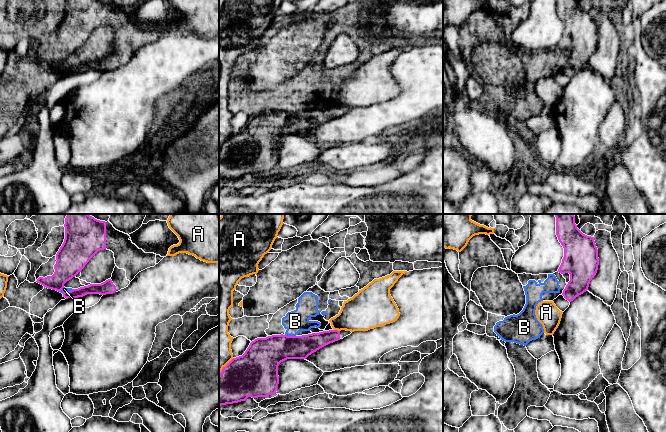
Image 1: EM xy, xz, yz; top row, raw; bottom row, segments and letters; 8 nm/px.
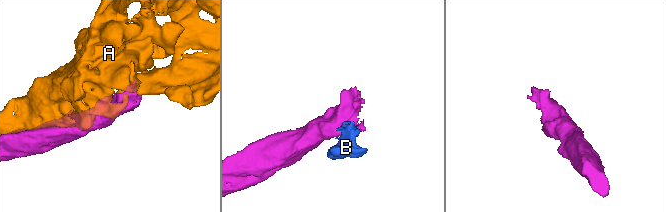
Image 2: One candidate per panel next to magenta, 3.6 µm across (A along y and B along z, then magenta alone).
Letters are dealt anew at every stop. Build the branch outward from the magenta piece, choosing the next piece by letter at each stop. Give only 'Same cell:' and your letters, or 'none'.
Same cell: none

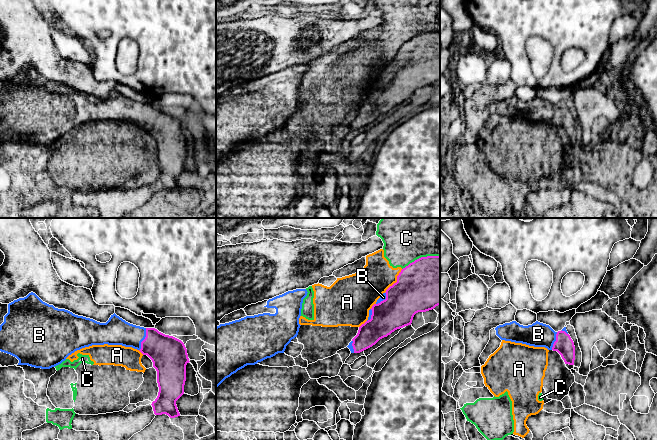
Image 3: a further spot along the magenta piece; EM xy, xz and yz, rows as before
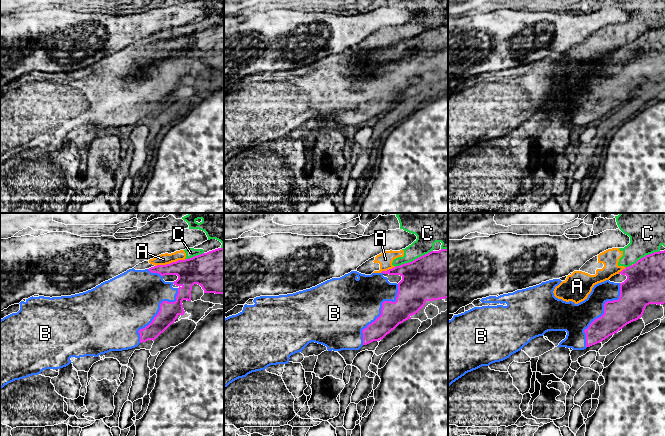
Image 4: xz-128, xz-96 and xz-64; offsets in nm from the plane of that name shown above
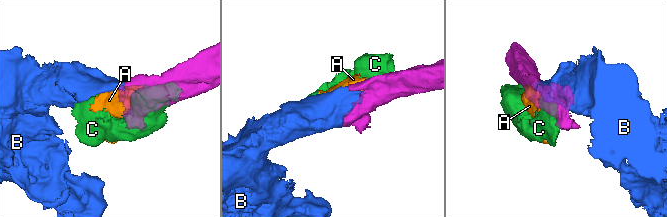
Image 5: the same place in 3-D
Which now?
Same cell: B

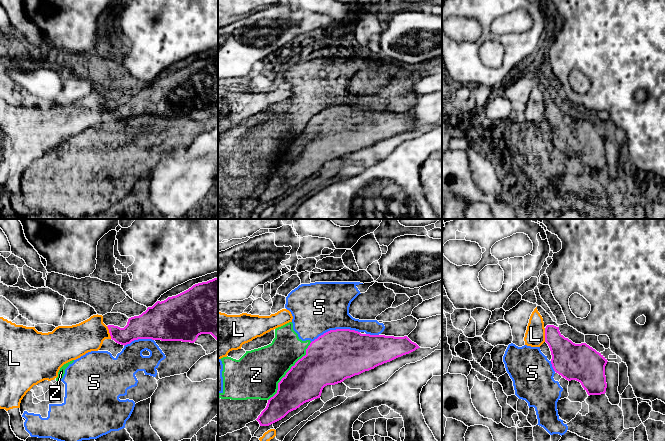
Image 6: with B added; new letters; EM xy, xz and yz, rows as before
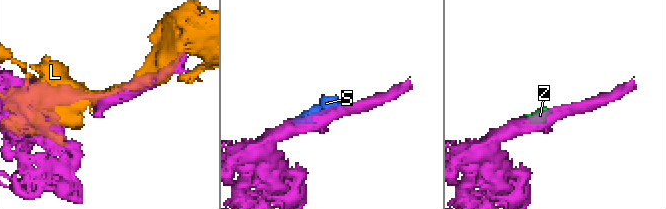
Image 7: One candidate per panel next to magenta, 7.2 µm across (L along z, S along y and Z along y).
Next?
Same cell: none

